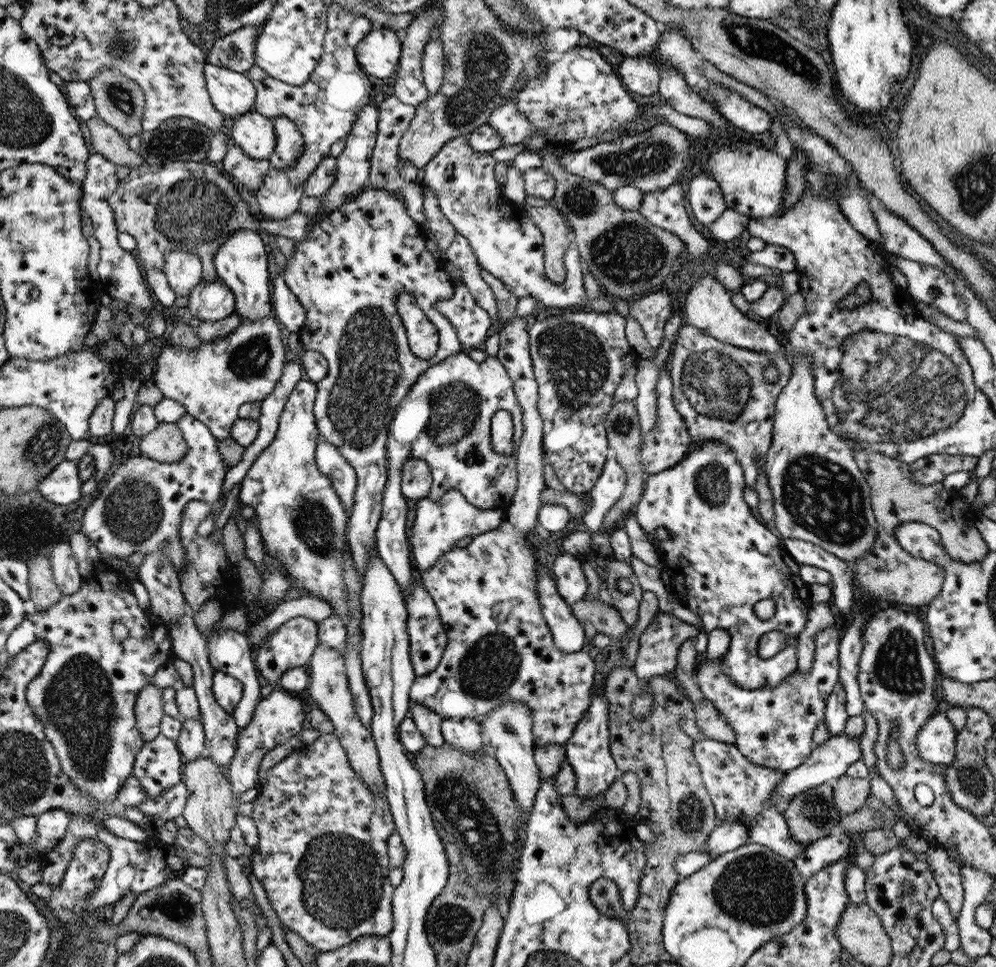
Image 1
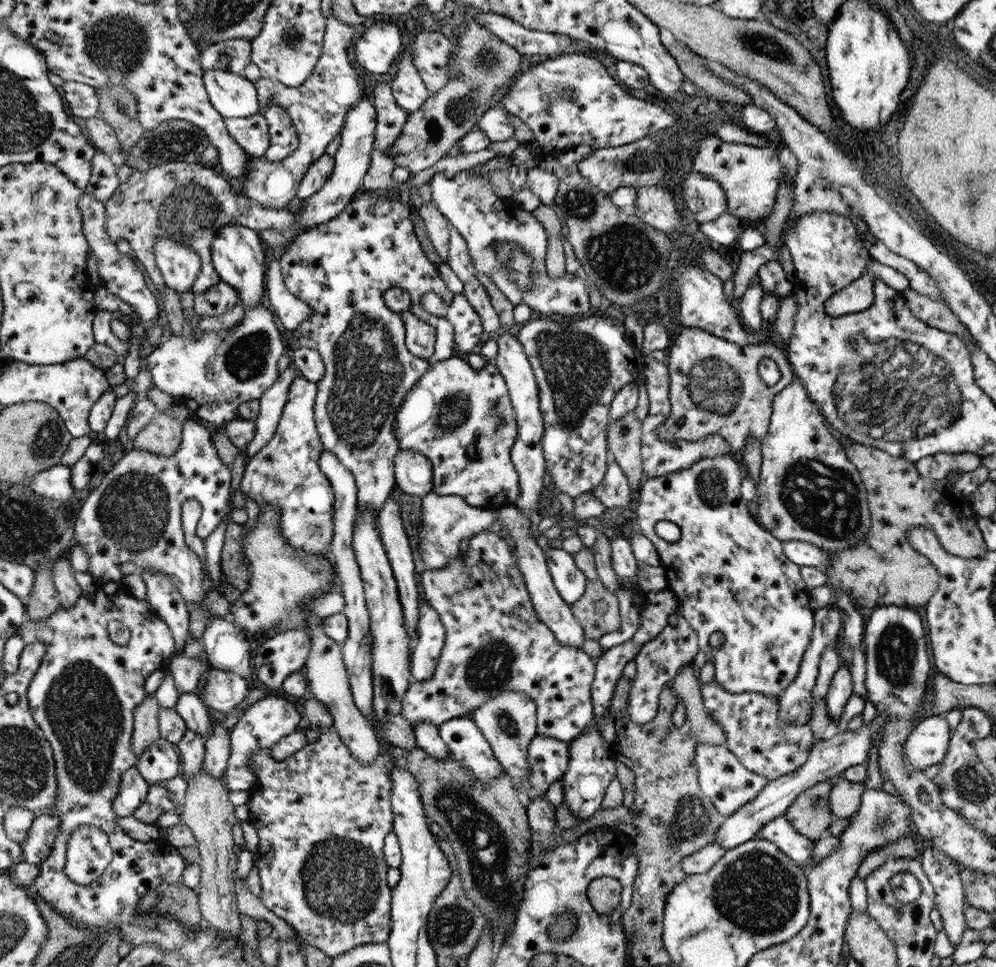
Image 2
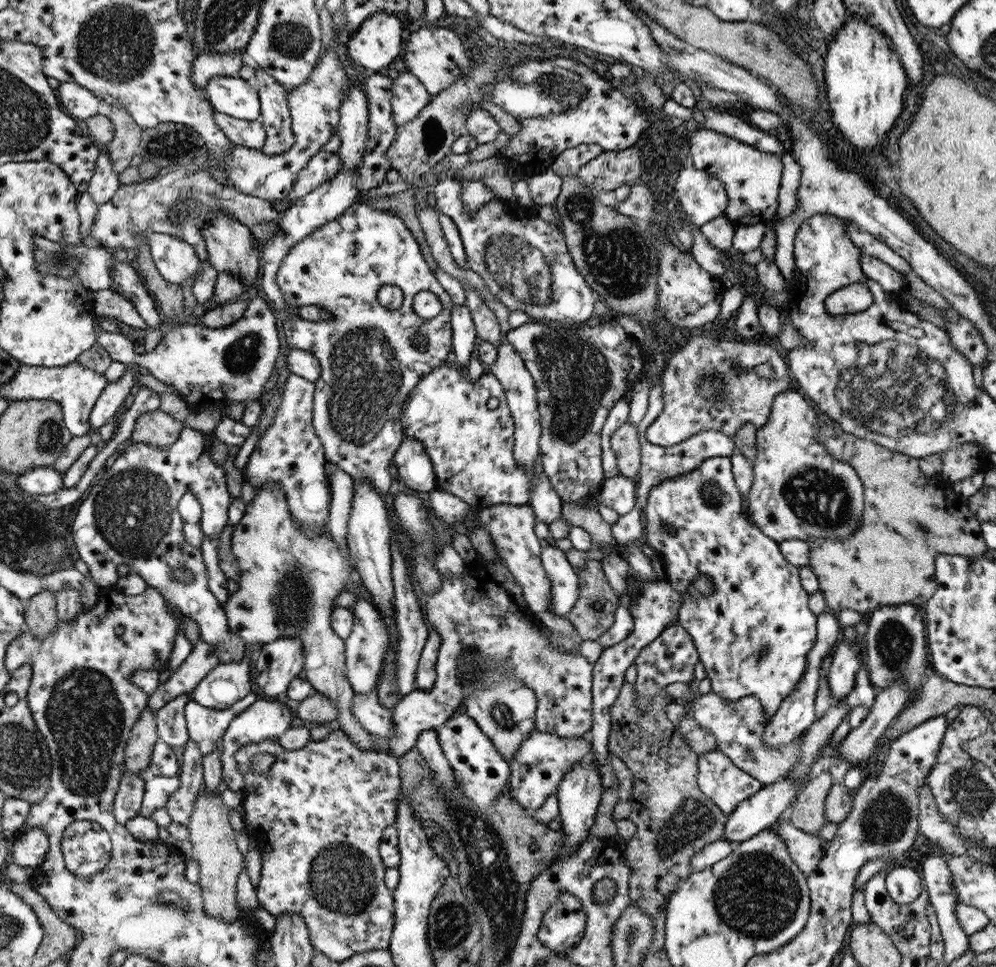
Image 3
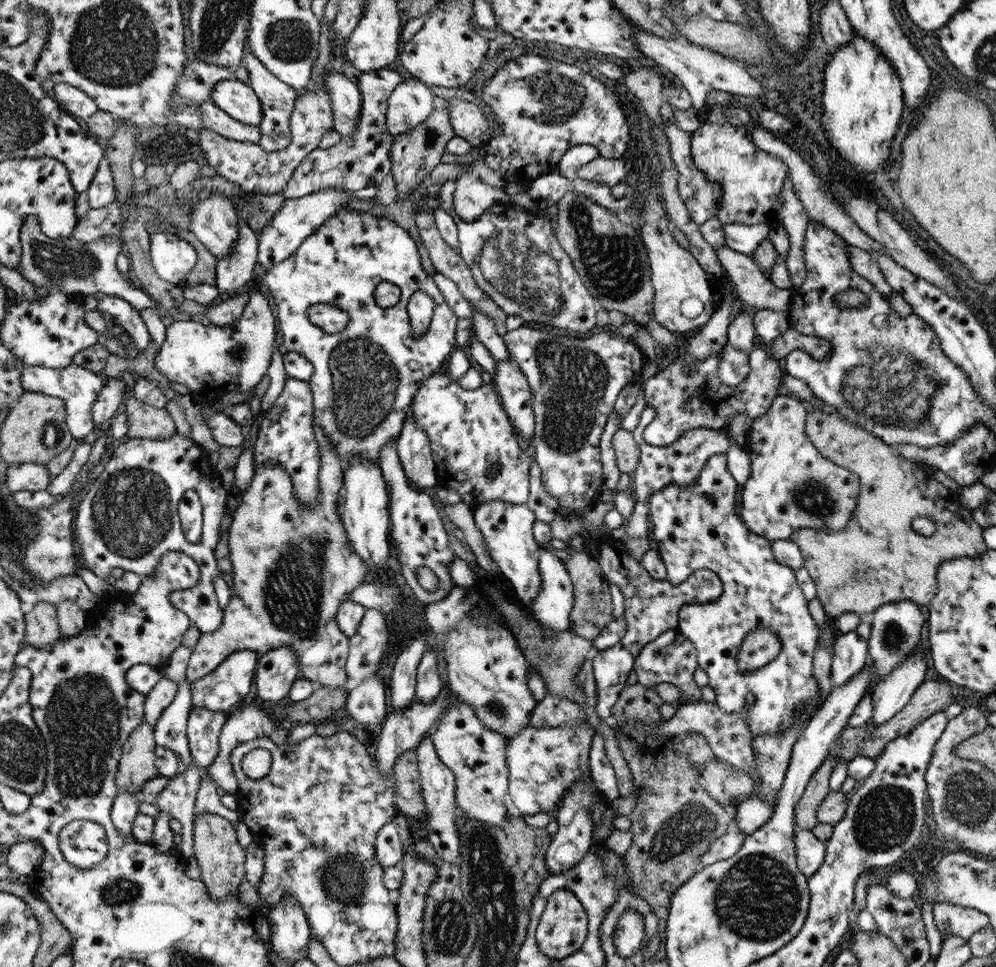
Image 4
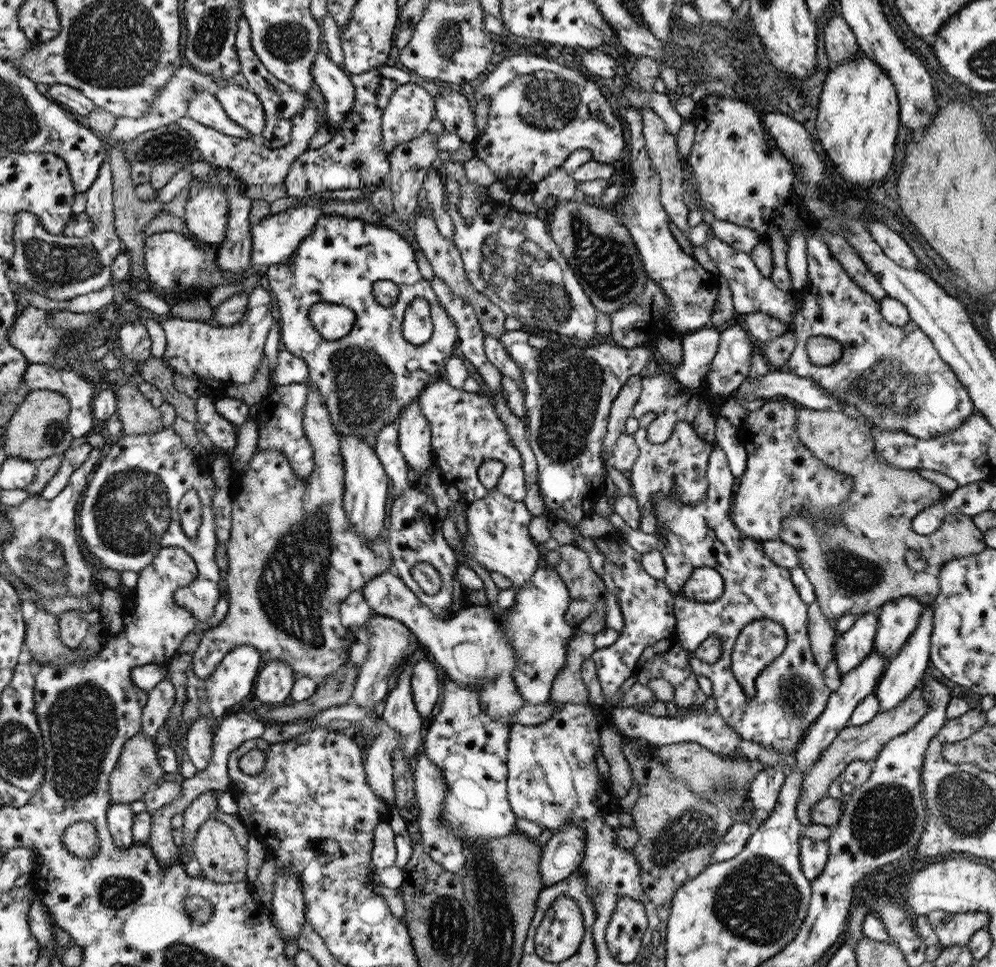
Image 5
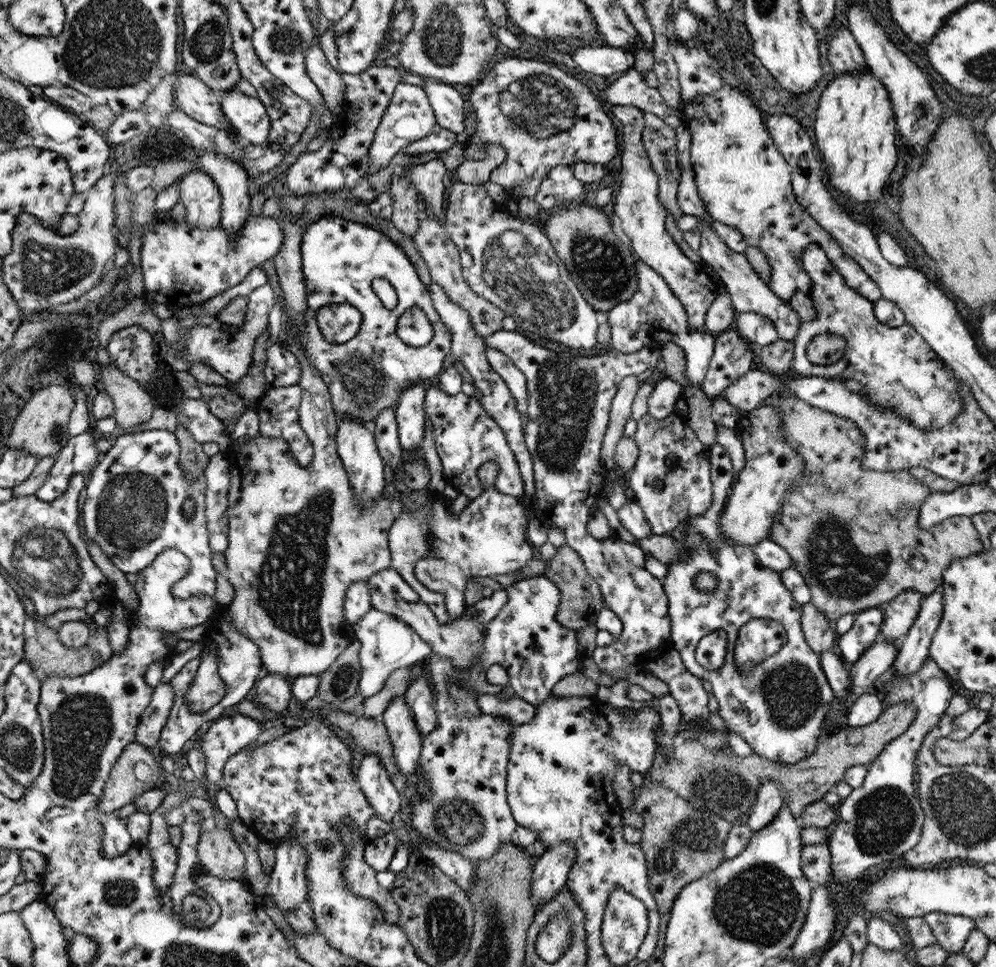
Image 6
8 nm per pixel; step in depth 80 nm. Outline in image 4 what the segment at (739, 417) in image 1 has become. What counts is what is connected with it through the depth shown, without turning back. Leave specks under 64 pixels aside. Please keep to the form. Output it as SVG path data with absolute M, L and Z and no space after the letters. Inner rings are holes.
M754 347L748 352L748 361L751 368L748 377L744 382L741 382L738 386L729 387L722 382L718 376L718 359L720 359L721 352L711 354L712 356L706 356L704 360L700 360L696 366L694 366L694 372L692 374L686 374L684 372L684 360L679 357L674 360L664 371L658 372L655 377L651 377L642 383L642 391L645 392L644 402L647 406L653 406L656 409L656 416L652 419L652 422L644 429L644 440L652 446L664 446L672 442L676 442L676 439L684 437L697 429L707 428L722 431L727 428L735 414L744 412L748 414L750 418L758 418L762 416L772 404L772 401L779 394L779 386L782 375L784 372L783 364L778 360L772 358L770 350L764 350L761 347Z

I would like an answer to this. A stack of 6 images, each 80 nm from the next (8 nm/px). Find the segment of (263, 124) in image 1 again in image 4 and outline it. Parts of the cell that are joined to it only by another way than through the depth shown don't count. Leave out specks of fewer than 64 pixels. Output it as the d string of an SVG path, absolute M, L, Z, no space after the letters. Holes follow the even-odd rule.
M211 99L199 103L200 116L206 126L216 134L238 142L254 143L261 141L261 130L259 126L250 126L234 120L221 108L218 108Z

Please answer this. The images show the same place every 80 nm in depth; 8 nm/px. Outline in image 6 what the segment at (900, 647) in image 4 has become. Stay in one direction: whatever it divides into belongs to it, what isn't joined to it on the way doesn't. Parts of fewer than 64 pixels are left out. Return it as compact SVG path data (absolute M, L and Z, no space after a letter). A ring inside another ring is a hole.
M906 590L882 606L880 639L901 641L914 624L923 600L919 592Z

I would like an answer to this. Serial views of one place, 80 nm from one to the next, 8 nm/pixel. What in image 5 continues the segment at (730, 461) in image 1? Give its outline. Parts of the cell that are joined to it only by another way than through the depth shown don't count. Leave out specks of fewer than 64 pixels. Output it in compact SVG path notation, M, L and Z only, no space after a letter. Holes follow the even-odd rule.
M718 445L710 453L705 475L708 486L702 502L694 506L682 504L676 497L660 493L654 504L656 518L661 524L658 532L662 540L660 551L667 568L663 581L675 596L673 637L691 654L694 674L706 676L712 682L716 711L726 724L738 731L738 736L744 741L760 742L760 746L792 758L800 740L824 712L832 692L826 686L811 649L807 617L809 605L800 598L792 584L791 572L772 562L763 543L743 535L731 519L730 510L738 479L731 473L727 456ZM702 567L713 568L723 578L723 593L714 602L700 602L681 595L693 570ZM762 619L782 625L787 645L782 654L758 674L754 690L749 693L734 676L731 654L743 626ZM713 634L721 640L722 654L714 664L708 664L694 656L694 651Z

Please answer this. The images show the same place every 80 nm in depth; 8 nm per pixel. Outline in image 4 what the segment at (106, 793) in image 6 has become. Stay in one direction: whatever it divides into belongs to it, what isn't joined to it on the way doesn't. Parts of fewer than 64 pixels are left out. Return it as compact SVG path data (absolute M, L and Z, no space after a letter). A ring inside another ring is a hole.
M143 722L123 746L116 774L116 787L120 793L142 793L147 782L159 777L155 757L155 730L148 722Z

